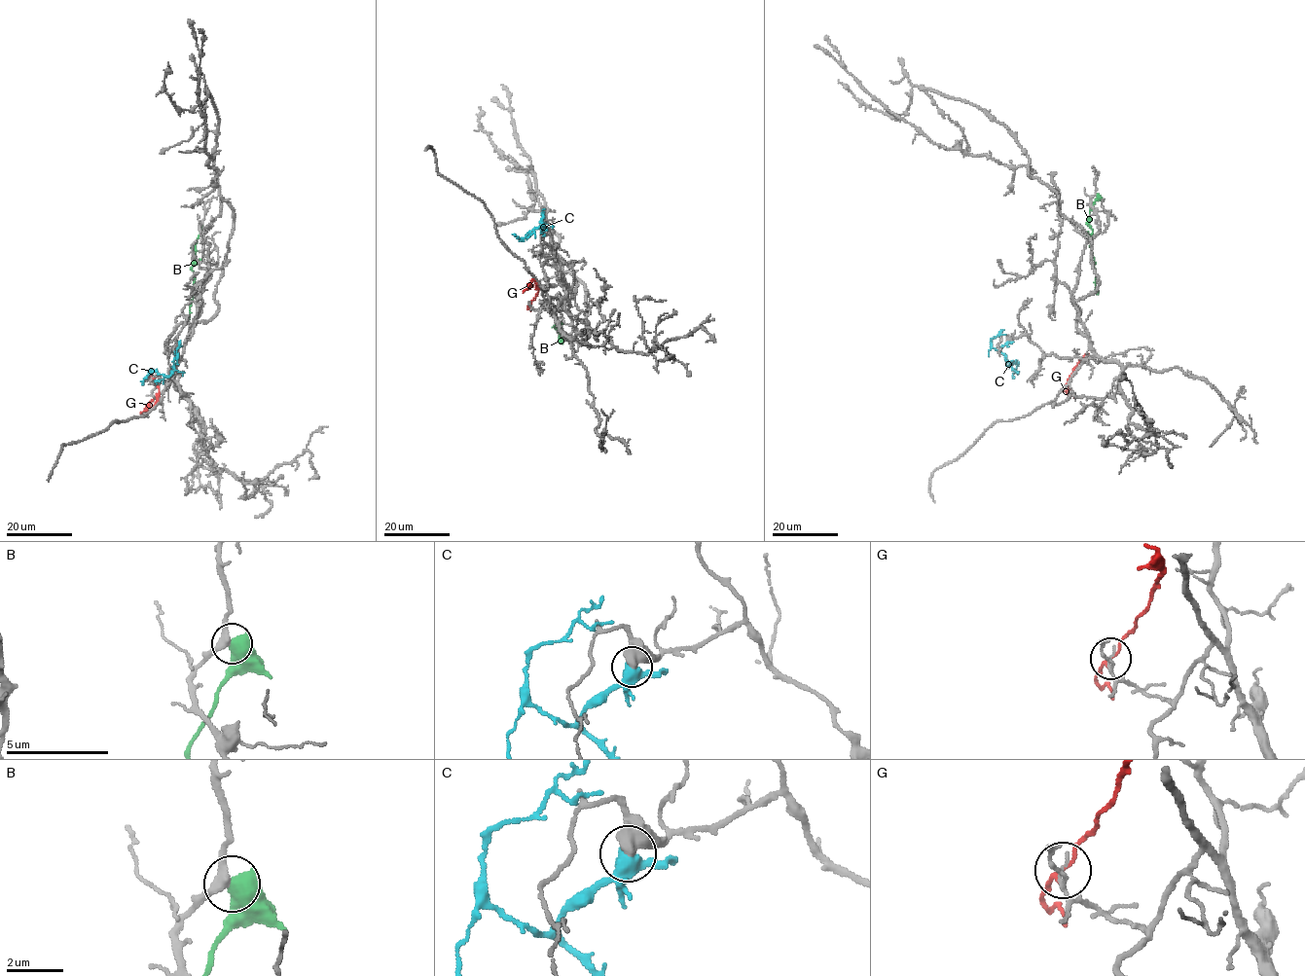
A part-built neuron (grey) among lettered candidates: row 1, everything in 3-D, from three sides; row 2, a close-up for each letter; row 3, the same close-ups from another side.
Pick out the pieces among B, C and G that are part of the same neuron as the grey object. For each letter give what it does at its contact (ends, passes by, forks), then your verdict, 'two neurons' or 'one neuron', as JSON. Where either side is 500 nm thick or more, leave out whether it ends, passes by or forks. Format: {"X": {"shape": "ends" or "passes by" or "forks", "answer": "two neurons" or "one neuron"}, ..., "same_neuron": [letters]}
{"B": {"answer": "two neurons"}, "C": {"shape": "forks", "answer": "two neurons"}, "G": {"shape": "passes by", "answer": "two neurons"}, "same_neuron": []}

